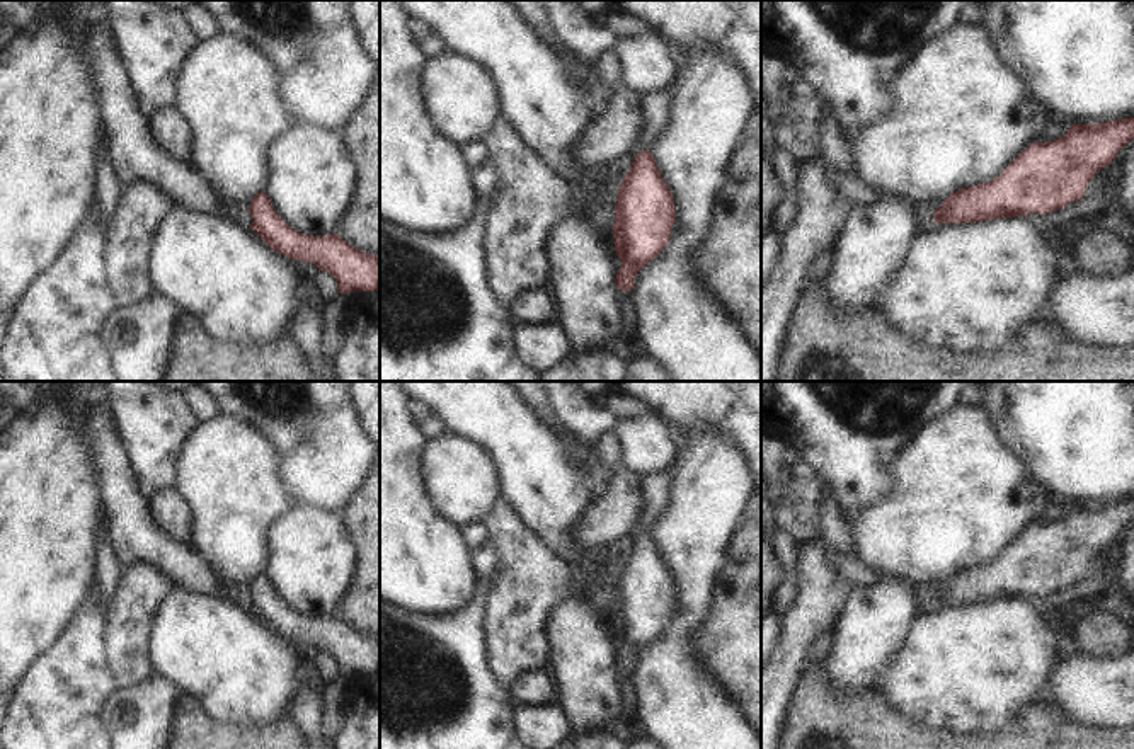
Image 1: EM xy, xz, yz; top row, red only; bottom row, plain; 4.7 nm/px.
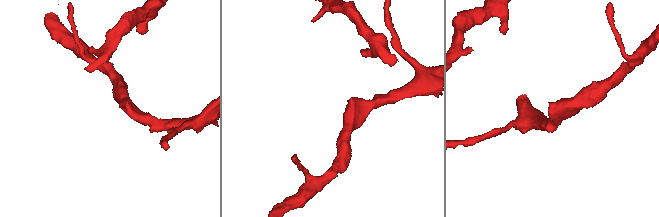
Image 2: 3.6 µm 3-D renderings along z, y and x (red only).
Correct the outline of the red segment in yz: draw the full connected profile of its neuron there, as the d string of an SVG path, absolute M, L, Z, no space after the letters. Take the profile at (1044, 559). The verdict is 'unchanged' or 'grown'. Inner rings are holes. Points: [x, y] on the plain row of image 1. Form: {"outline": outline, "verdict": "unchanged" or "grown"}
{"outline": "M1134 499L1108 504L1073 506L1068 514L1049 524L1032 524L1027 528L999 558L986 565L971 567L952 574L943 586L936 589L931 584L918 586L918 603L930 594L933 604L972 604L1015 597L1028 597L1032 594L1049 596L1062 591L1071 584L1085 579L1090 562L1103 548L1110 546L1119 531L1134 521Z", "verdict": "grown"}

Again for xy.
{"outline": "M259 574L243 586L247 606L272 632L288 640L312 643L318 652L330 654L339 674L380 672L380 640L358 632L337 615L313 618L293 611L274 591L269 577Z", "verdict": "grown"}

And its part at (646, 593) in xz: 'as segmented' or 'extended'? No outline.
extended

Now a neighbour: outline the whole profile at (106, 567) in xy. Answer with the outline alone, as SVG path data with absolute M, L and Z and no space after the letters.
M102 521L94 529L94 579L90 584L90 594L99 603L106 604L119 577L121 565L114 555L114 548L107 540L107 528Z

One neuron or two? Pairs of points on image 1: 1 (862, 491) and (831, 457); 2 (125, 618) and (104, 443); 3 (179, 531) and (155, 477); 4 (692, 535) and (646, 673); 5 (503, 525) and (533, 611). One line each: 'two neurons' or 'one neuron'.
1: one neuron
2: two neurons
3: two neurons
4: one neuron
5: one neuron

